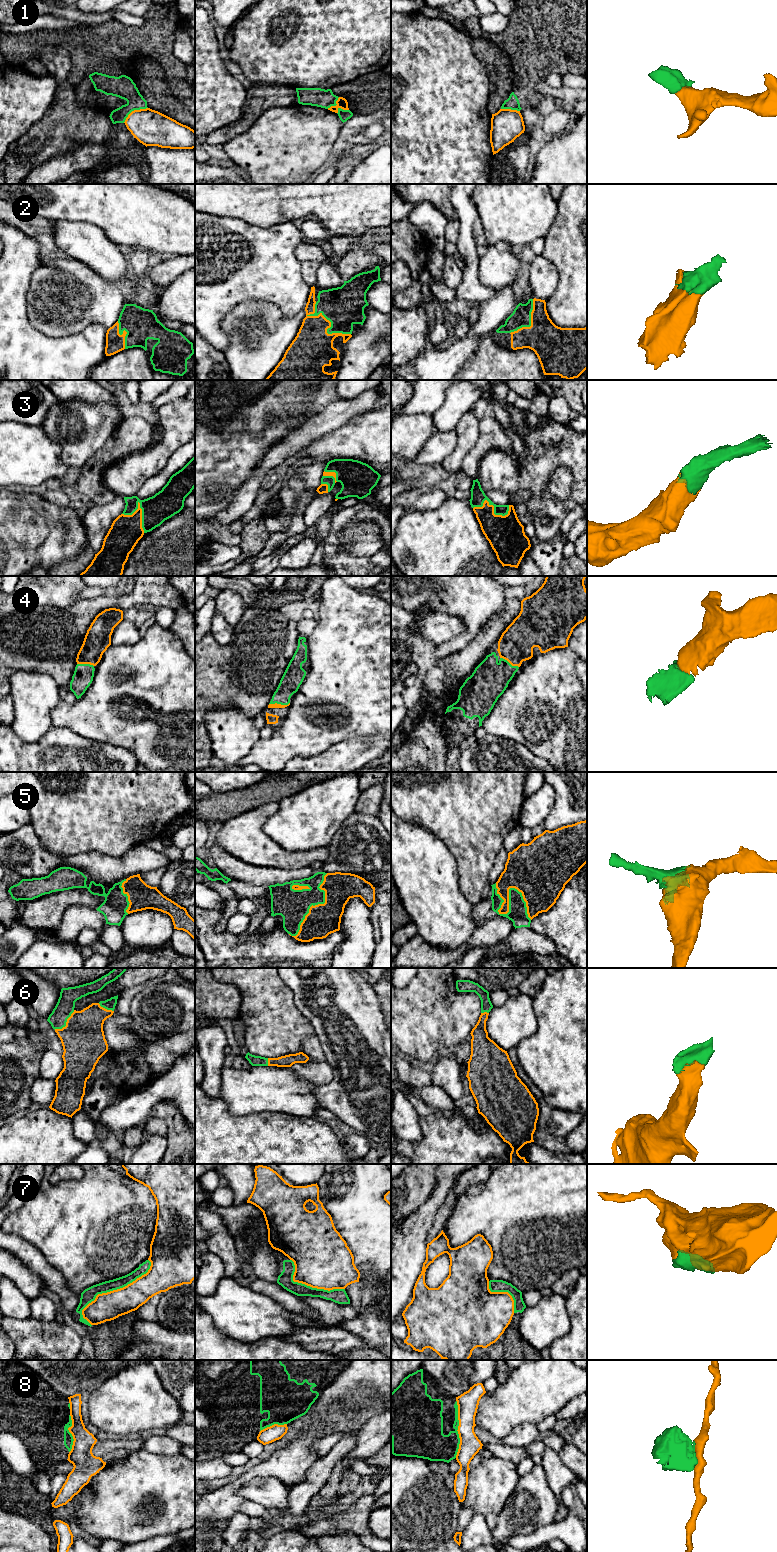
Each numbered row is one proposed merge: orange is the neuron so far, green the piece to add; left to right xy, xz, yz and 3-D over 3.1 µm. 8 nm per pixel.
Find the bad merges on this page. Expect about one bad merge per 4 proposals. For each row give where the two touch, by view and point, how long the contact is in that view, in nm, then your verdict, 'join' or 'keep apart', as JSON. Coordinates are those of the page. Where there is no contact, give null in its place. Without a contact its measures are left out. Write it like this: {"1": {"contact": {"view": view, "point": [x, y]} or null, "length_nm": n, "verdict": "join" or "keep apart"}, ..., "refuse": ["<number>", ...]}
{"1": {"contact": {"view": "xy", "point": [134, 110]}, "length_nm": 240, "verdict": "keep apart"}, "2": {"contact": {"view": "xz", "point": [329, 327]}, "length_nm": 400, "verdict": "join"}, "3": {"contact": {"view": "yz", "point": [493, 507]}, "length_nm": 300, "verdict": "join"}, "4": {"contact": {"view": "xz", "point": [279, 704]}, "length_nm": 170, "verdict": "join"}, "5": {"contact": {"view": "yz", "point": [508, 900]}, "length_nm": 420, "verdict": "join"}, "6": {"contact": {"view": "xy", "point": [66, 1023]}, "length_nm": 220, "verdict": "join"}, "7": {"contact": {"view": "xy", "point": [115, 1290]}, "length_nm": 700, "verdict": "keep apart"}, "8": {"contact": {"view": "yz", "point": [458, 1429]}, "length_nm": 460, "verdict": "keep apart"}, "refuse": ["1", "7", "8"]}

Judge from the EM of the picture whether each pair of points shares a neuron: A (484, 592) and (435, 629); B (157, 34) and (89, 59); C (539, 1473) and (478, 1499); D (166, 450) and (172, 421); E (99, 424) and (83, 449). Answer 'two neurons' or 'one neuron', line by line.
A: two neurons
B: one neuron
C: two neurons
D: one neuron
E: one neuron

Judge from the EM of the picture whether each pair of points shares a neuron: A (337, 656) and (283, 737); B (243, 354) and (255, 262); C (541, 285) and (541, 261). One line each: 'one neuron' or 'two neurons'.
A: one neuron
B: two neurons
C: one neuron

